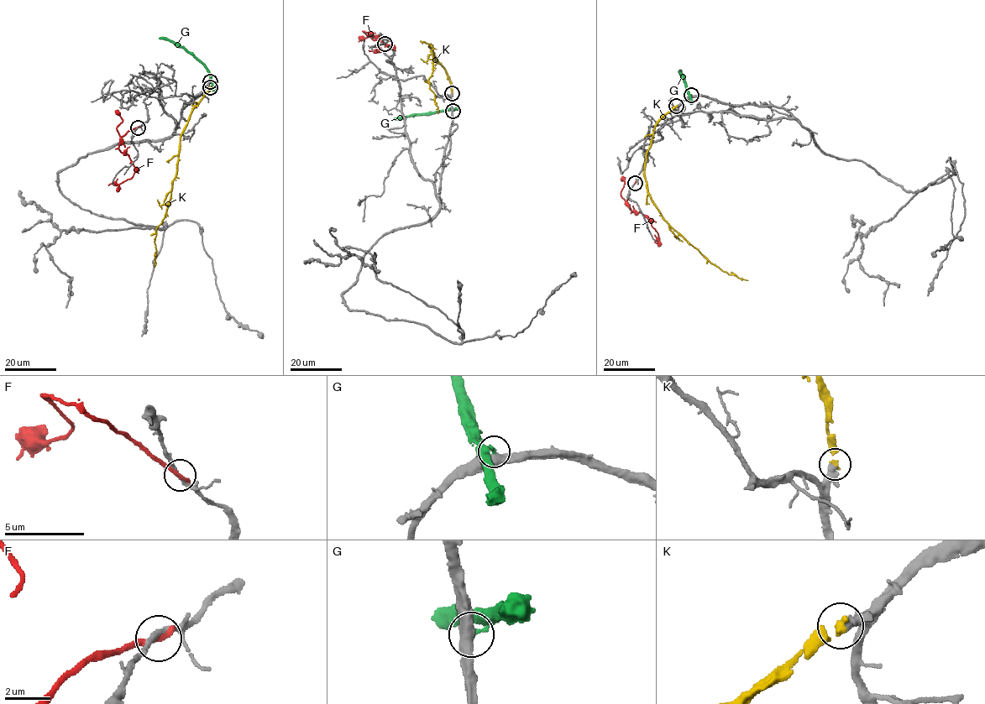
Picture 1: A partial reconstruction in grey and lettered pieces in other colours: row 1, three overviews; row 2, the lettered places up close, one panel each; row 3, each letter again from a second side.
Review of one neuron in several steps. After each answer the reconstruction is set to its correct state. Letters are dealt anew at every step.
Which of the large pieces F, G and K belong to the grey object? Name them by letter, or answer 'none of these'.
K

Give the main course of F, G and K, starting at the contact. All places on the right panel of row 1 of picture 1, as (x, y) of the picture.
F: (635, 183), (629, 190), (628, 205), (648, 219), (657, 232), (657, 243)
G: (691, 96), (680, 72)
K: (676, 106), (655, 126), (647, 152), (644, 174), (647, 191), (662, 216), (702, 254), (729, 273), (747, 280)

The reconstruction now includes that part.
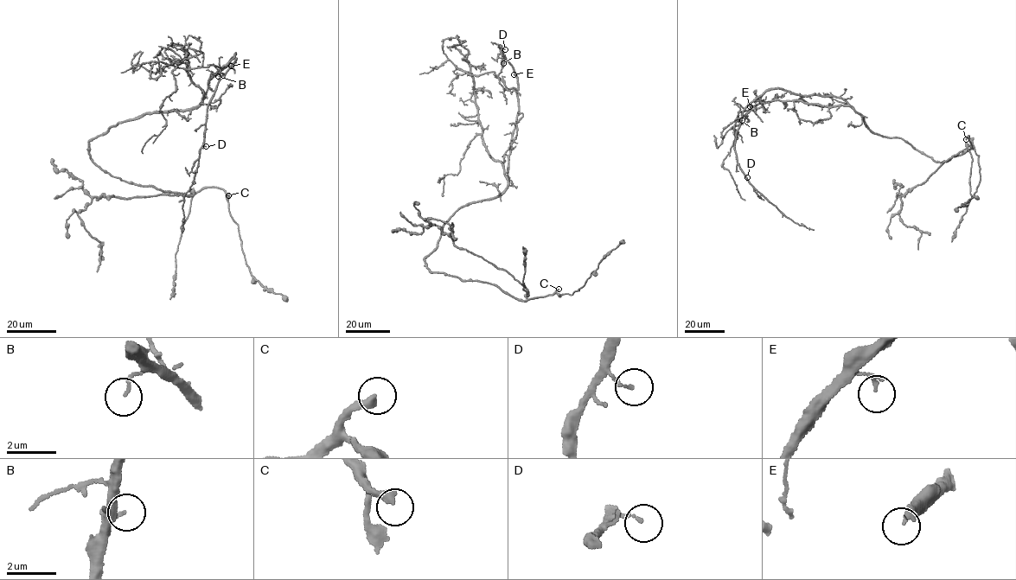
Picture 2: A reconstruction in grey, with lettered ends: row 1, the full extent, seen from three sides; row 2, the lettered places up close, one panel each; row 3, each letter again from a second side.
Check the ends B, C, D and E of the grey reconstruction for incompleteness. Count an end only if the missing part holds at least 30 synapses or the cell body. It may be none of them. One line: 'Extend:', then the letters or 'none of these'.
Extend: C

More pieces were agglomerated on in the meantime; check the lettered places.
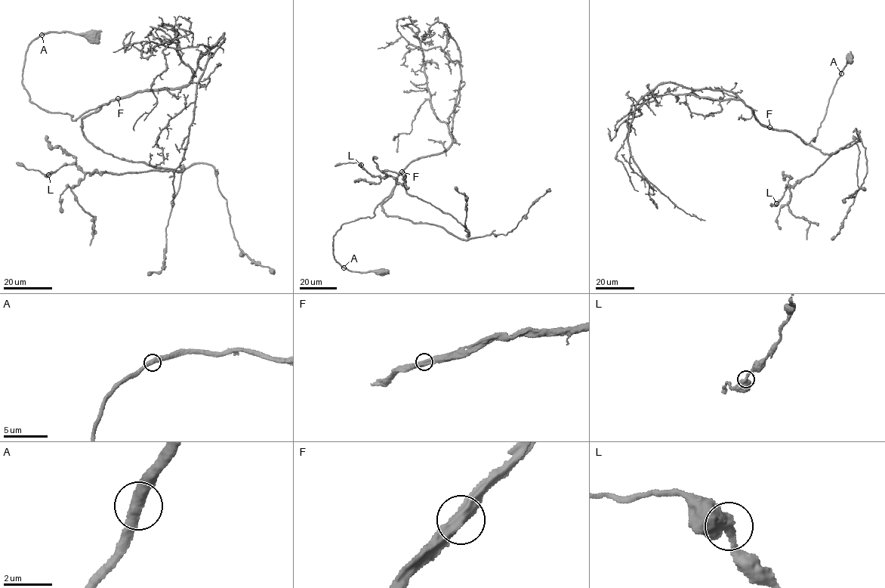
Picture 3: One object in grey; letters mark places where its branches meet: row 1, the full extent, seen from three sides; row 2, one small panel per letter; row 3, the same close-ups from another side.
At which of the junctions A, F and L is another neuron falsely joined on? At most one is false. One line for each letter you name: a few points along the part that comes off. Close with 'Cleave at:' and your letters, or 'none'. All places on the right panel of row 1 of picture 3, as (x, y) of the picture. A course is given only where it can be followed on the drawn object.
Cleave at: none

